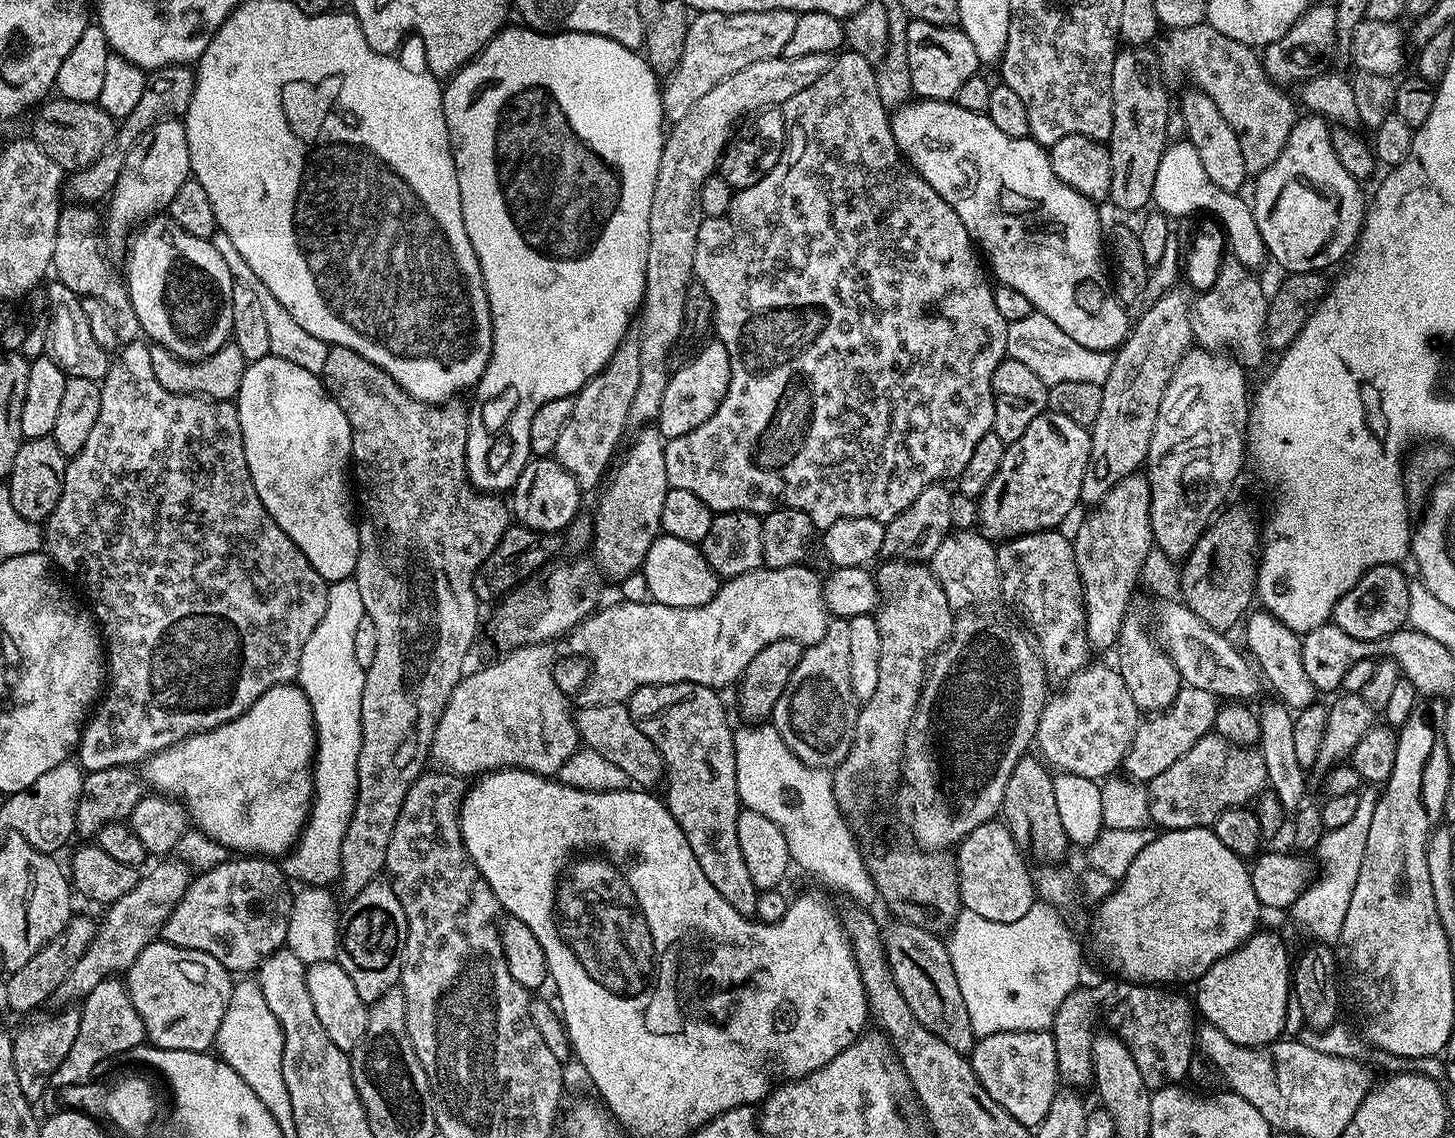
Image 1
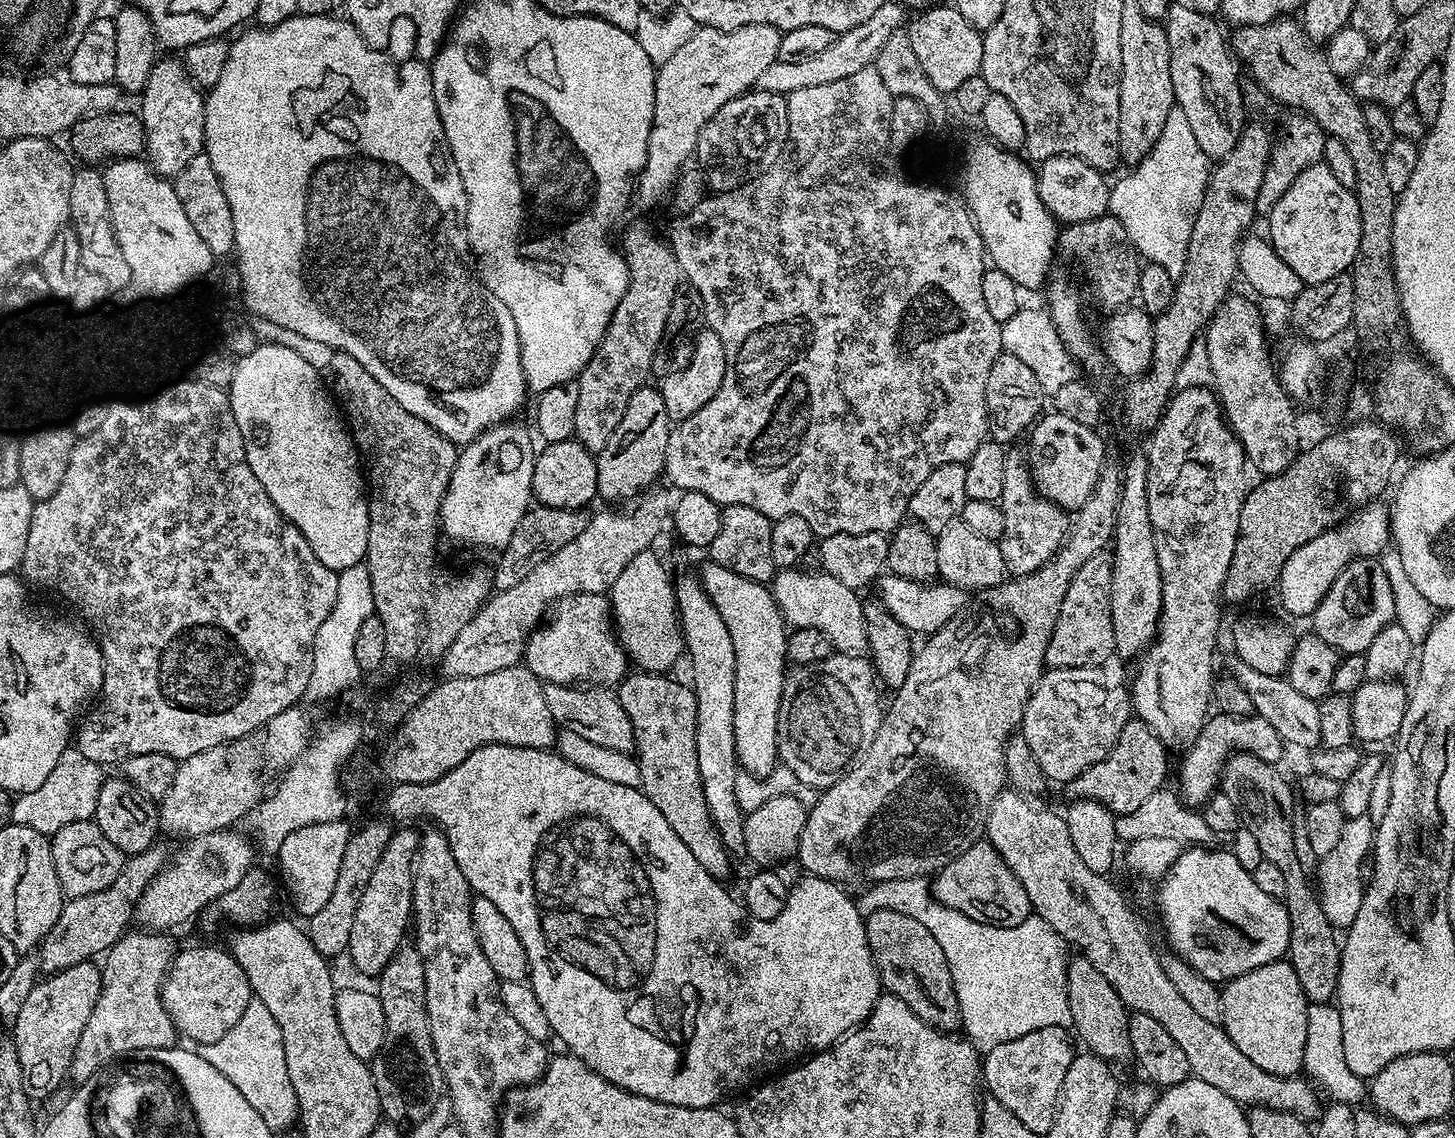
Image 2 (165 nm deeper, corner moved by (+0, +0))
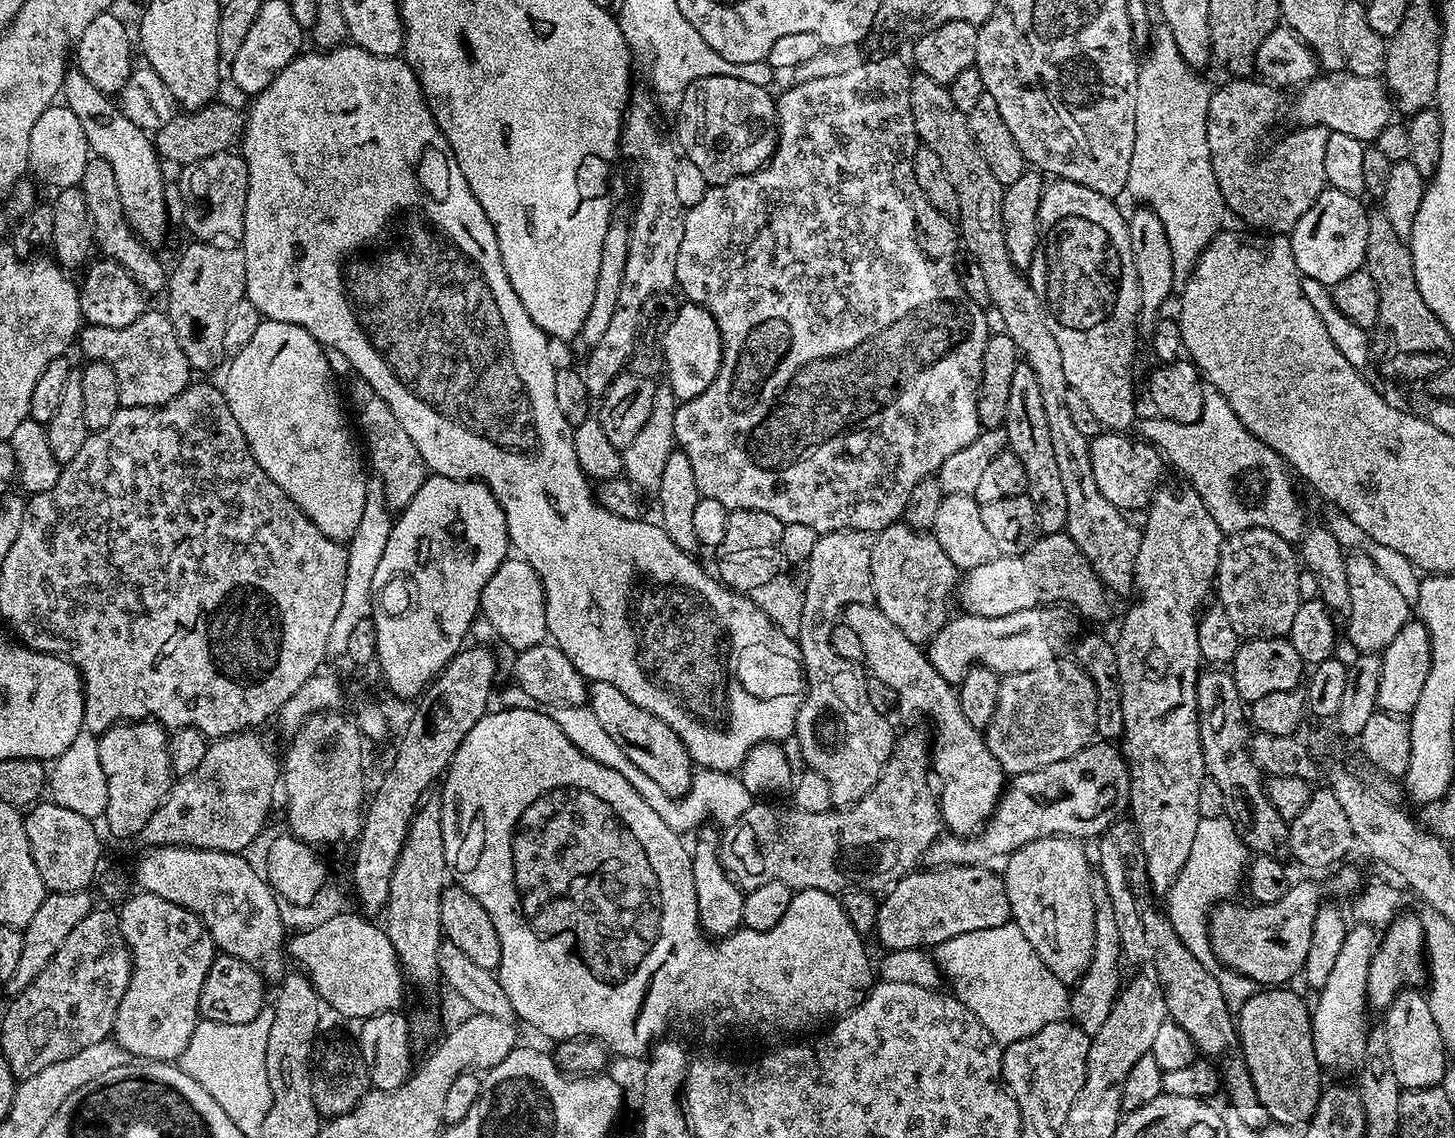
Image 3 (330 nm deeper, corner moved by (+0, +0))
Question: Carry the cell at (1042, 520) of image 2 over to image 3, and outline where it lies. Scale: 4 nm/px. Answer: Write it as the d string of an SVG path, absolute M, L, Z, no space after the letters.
M1023 362L1016 365L1010 386L1010 406L1003 429L1008 433L1007 447L1026 468L1026 495L1034 502L1039 531L1044 534L1065 531L1068 522L1066 490L1062 490L1062 474L1058 474L1054 442L1050 442L1050 426L1046 422L1046 410L1042 406L1042 390L1038 390L1038 378L1034 378L1034 370L1030 370L1030 366Z

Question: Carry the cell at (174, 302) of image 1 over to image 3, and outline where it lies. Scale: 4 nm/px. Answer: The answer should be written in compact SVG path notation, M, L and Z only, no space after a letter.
M65 71L62 100L67 108L78 116L89 149L95 155L104 158L110 164L110 170L114 170L114 179L118 182L118 198L121 199L128 227L145 245L153 246L152 244L162 243L164 235L168 232L168 204L164 201L164 172L160 169L162 160L153 147L149 133L143 128L134 126L134 122L130 122L124 114L119 112L113 101L112 104L108 101L111 100L109 93L98 90L98 86L94 86L78 71Z

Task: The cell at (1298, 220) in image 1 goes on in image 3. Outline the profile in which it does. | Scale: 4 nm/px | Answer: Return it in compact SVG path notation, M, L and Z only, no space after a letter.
M1325 186L1306 212L1293 226L1290 239L1294 250L1294 262L1301 276L1316 278L1331 286L1342 282L1350 274L1365 267L1369 209L1364 209L1361 197L1351 196L1342 190Z

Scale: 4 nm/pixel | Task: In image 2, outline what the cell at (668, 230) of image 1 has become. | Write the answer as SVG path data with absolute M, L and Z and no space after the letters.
M885 2L874 15L866 18L866 22L839 33L830 46L826 46L826 50L814 54L814 58L806 58L806 62L777 60L766 70L766 74L762 74L759 87L769 92L787 94L806 86L826 86L826 82L838 82L838 78L850 78L850 74L858 74L858 70L869 67L875 61L888 39L897 35L892 29L892 24L896 24L896 20L892 20L892 12L896 12L896 2Z

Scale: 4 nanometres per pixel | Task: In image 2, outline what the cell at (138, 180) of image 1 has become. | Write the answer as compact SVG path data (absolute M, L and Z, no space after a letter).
M157 59L150 70L150 78L142 93L144 101L138 104L138 115L147 133L146 156L153 168L165 178L175 177L190 158L204 152L205 93L189 75L179 59Z

